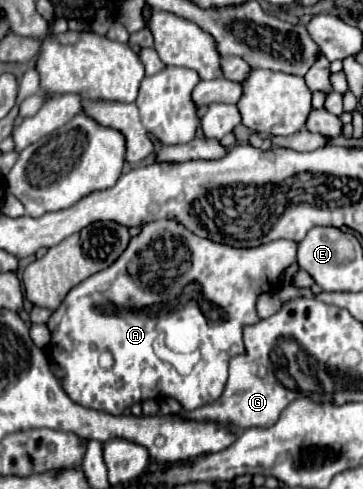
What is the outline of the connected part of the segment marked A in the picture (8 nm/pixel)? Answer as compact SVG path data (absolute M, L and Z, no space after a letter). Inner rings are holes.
M159 220L159 222L151 222L143 226L143 232L137 238L131 238L127 250L121 254L121 258L111 264L107 270L101 270L97 274L93 274L91 278L83 280L81 284L77 284L63 300L63 304L53 312L51 320L47 322L49 330L51 330L51 344L49 344L49 354L55 358L55 362L59 364L59 376L63 378L63 390L67 392L67 396L75 402L81 404L83 408L91 408L91 410L99 410L99 412L107 412L113 416L123 414L125 410L129 410L133 404L143 402L143 400L155 400L161 396L167 398L175 398L183 410L195 410L199 406L211 404L215 402L225 388L227 382L227 364L233 356L245 354L245 346L243 346L243 326L251 326L255 322L259 322L259 314L257 314L257 300L261 294L265 292L275 292L279 286L279 276L283 274L285 268L289 268L295 262L297 256L297 244L291 240L279 240L279 242L269 242L257 248L231 248L225 244L215 244L211 240L199 238L193 232L185 230L181 224L173 222L173 220ZM109 350L115 358L115 364L111 370L103 370L99 366L99 354Z

